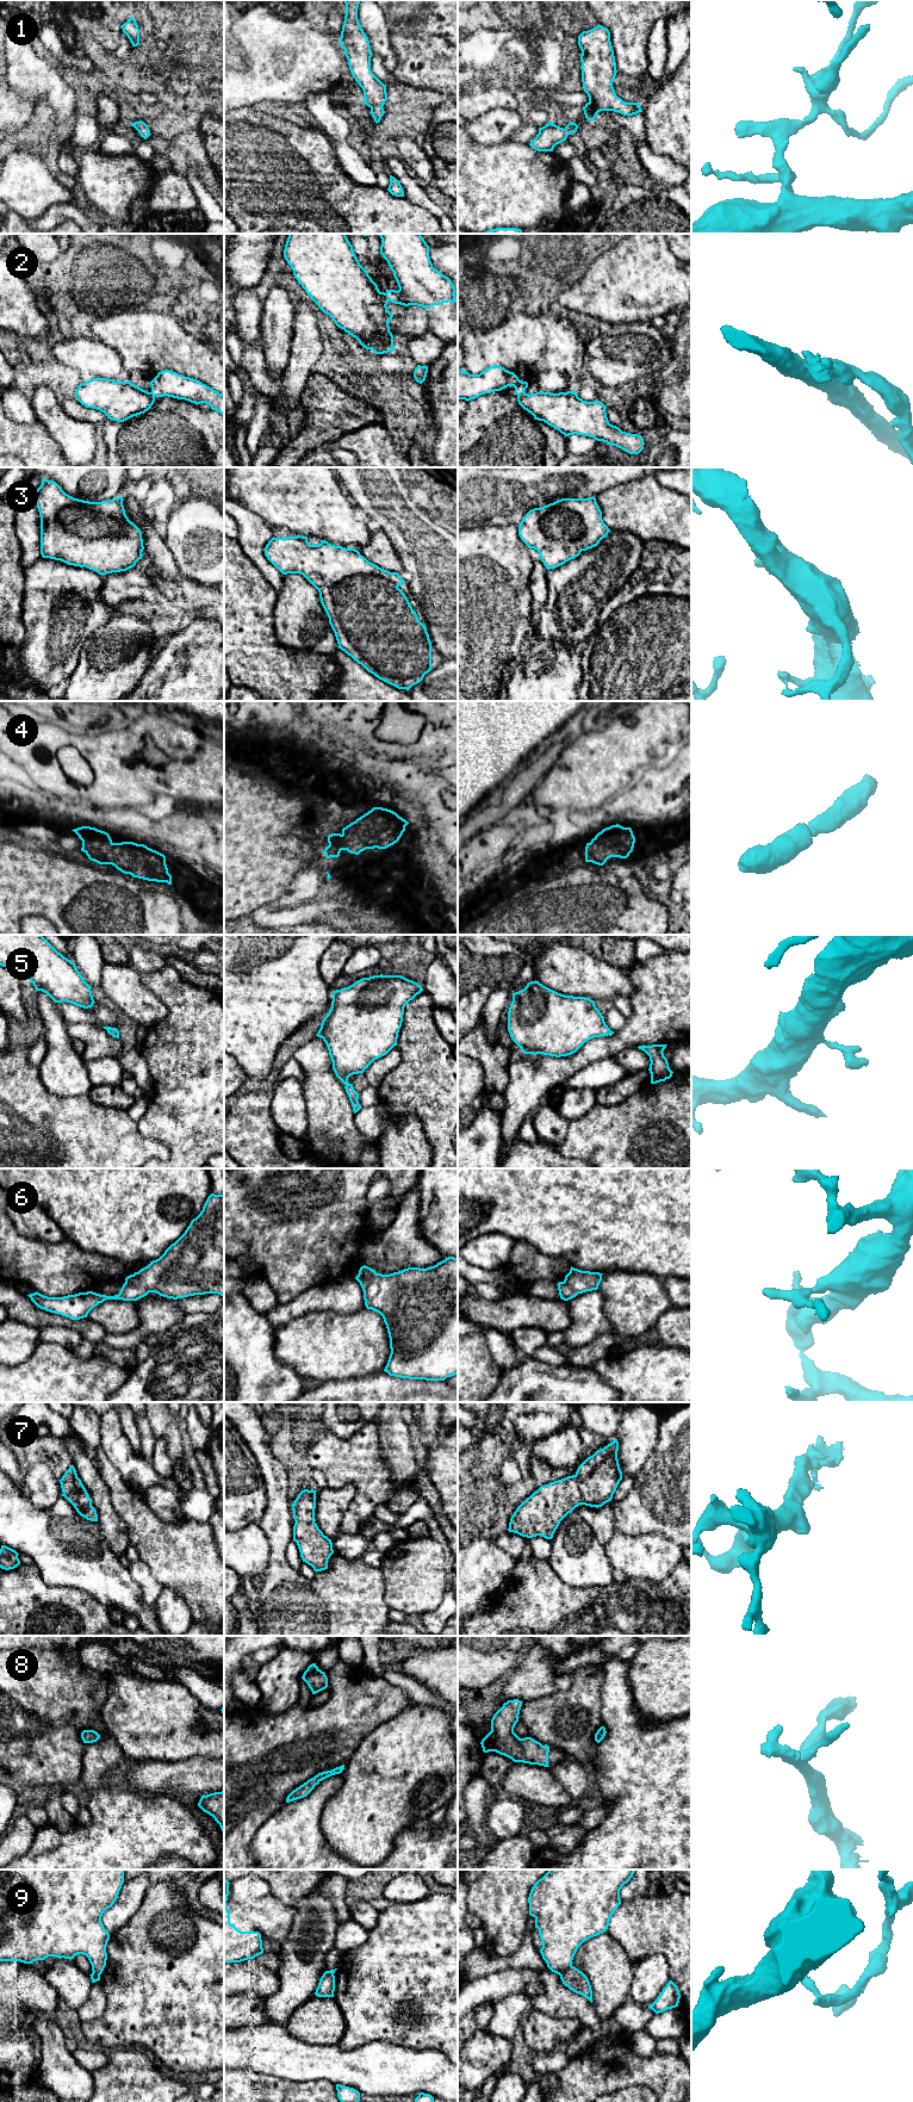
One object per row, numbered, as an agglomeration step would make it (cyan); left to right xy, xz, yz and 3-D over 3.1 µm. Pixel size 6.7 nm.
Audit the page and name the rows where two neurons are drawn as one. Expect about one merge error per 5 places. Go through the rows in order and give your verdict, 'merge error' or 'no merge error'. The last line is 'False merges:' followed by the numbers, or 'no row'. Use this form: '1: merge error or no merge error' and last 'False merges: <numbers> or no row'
1: no merge error
2: merge error
3: no merge error
4: no merge error
5: no merge error
6: no merge error
7: no merge error
8: no merge error
9: merge error
False merges: 2, 9

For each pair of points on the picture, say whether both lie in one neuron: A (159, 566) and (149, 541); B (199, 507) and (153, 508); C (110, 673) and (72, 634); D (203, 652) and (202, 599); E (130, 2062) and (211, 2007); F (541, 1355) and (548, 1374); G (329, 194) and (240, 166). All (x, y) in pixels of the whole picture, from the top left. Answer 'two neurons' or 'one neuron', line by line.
A: one neuron
B: two neurons
C: two neurons
D: two neurons
E: two neurons
F: two neurons
G: one neuron

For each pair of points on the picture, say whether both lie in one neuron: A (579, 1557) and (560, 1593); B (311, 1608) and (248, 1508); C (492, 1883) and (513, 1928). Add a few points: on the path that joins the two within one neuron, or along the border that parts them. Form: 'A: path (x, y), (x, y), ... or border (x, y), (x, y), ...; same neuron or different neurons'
A: border (547, 1561), (564, 1582), (592, 1588); different neurons
B: border (267, 1495), (266, 1510), (256, 1521); different neurons
C: path (500, 1893), (503, 1917); same neuron

